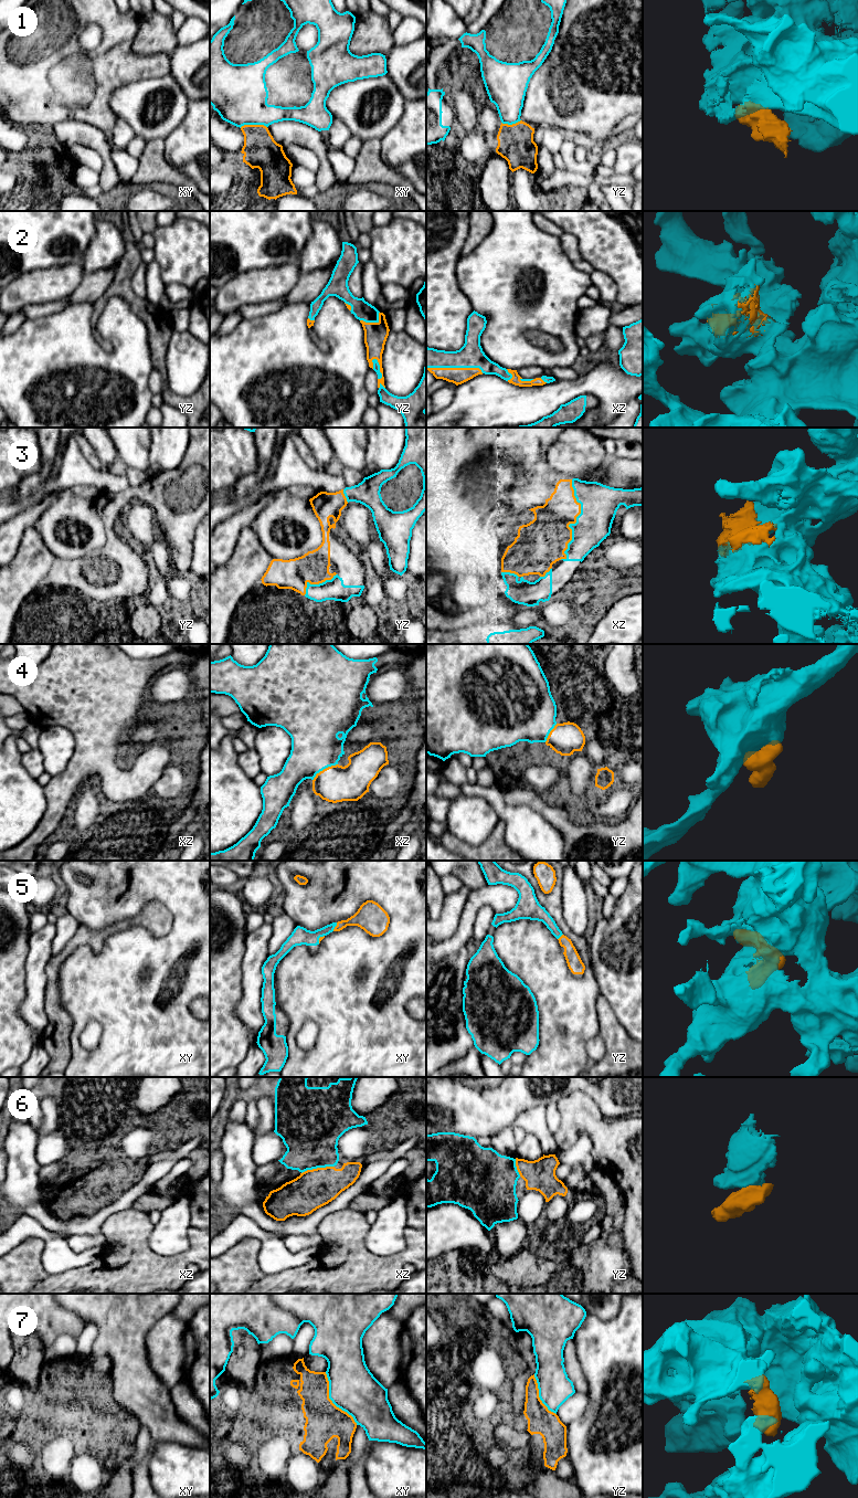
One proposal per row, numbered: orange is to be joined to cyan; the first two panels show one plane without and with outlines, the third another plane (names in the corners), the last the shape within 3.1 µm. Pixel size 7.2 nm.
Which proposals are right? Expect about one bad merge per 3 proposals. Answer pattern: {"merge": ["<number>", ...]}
{"merge": ["2", "3", "4", "5", "6"]}

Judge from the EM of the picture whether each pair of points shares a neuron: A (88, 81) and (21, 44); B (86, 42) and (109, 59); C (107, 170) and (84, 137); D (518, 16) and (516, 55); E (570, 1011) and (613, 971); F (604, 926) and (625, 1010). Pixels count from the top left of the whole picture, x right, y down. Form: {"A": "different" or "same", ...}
{"A": "same", "B": "different", "C": "same", "D": "same", "E": "different", "F": "same"}

